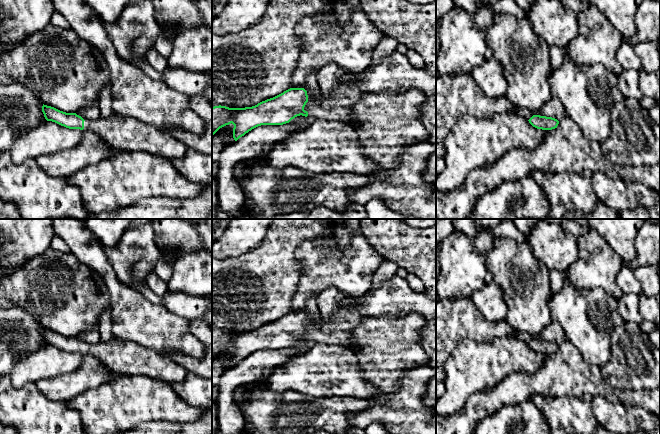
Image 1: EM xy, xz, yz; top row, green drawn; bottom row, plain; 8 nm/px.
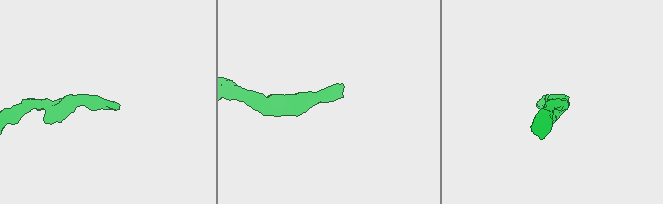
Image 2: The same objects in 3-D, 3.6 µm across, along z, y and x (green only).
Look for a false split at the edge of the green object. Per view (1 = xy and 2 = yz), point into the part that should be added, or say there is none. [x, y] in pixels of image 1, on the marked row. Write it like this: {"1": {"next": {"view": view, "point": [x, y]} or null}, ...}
{"1": {"next": {"view": "xy", "point": [125, 133]}}, "2": {"next": null}}

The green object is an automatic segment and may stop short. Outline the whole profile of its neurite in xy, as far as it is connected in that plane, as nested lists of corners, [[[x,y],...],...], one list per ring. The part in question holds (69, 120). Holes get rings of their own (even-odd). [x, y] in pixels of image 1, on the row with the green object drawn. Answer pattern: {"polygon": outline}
{"polygon": [[[44,104],[42,112],[47,121],[69,129],[90,130],[117,150],[143,151],[166,160],[180,159],[188,150],[184,143],[165,130],[120,114],[84,120],[76,113],[66,113]]]}

